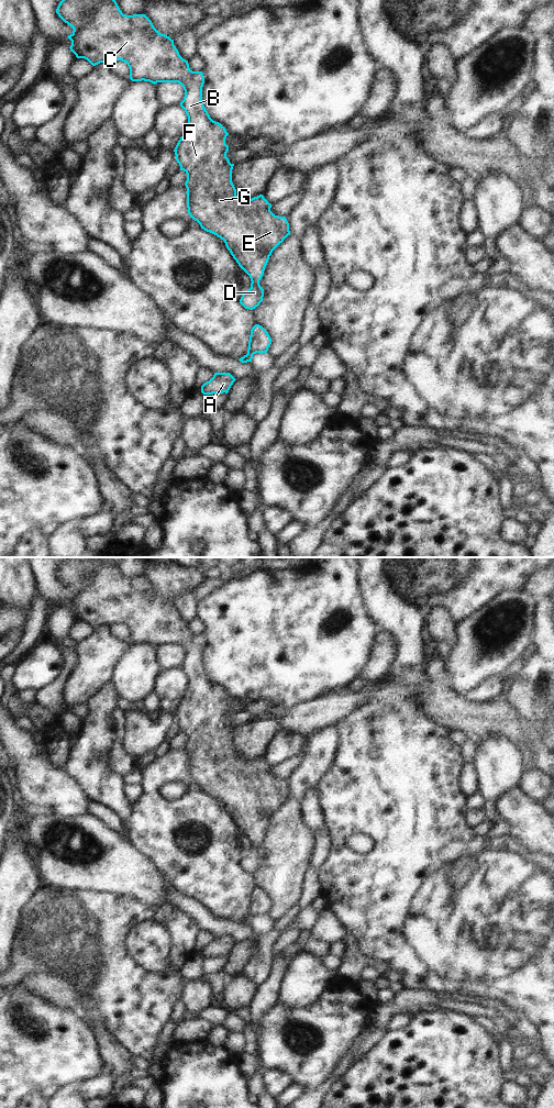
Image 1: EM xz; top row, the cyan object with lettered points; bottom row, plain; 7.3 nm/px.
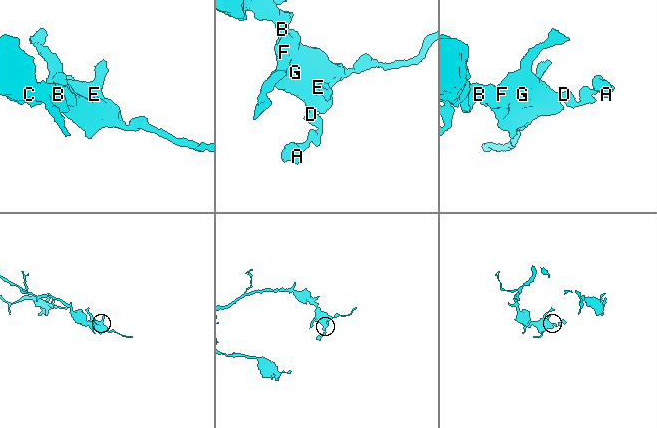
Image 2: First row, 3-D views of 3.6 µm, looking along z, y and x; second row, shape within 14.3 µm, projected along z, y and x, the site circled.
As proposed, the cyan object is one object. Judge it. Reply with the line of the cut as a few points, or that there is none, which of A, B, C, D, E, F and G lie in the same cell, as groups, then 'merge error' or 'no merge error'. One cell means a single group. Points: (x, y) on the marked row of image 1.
no cut; A B C D E F G; no merge error

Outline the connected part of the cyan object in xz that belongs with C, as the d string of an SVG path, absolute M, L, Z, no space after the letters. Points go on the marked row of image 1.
M62 0L56 9L56 13L74 30L67 37L71 41L69 48L77 58L85 58L92 66L100 63L109 64L111 62L122 60L130 68L130 79L132 81L144 80L154 85L157 82L178 82L182 86L185 97L180 102L180 107L188 117L188 123L174 152L180 170L187 174L185 186L187 188L188 213L200 224L201 229L224 241L226 248L239 266L250 276L252 281L251 288L243 292L240 303L250 310L258 307L264 297L264 289L261 287L259 280L264 275L265 267L273 251L290 235L289 223L286 217L275 215L270 211L272 204L263 195L247 200L243 200L236 196L236 189L232 182L234 164L231 164L226 157L229 146L225 144L225 138L229 133L221 123L210 118L203 106L202 87L204 77L202 71L192 71L189 68L188 60L179 55L178 49L174 45L174 40L159 33L145 14L123 14L115 0Z

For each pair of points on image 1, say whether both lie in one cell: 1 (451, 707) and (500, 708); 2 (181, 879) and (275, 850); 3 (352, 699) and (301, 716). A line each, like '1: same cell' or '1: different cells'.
1: same cell
2: different cells
3: same cell

